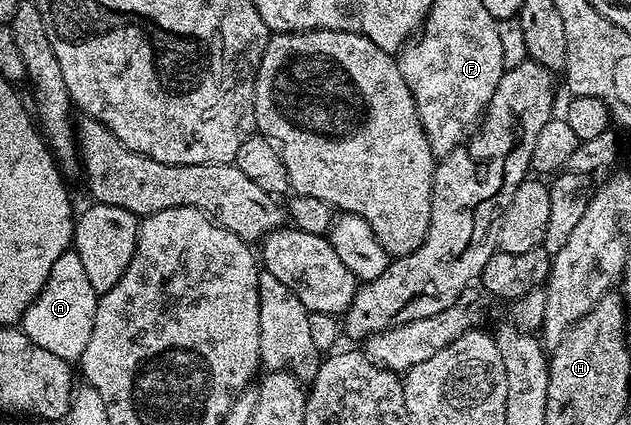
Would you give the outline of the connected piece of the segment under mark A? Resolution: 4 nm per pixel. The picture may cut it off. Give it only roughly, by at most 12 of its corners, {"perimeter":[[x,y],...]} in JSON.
{"perimeter":[[63,250],[22,315],[34,344],[72,363],[99,294]]}

